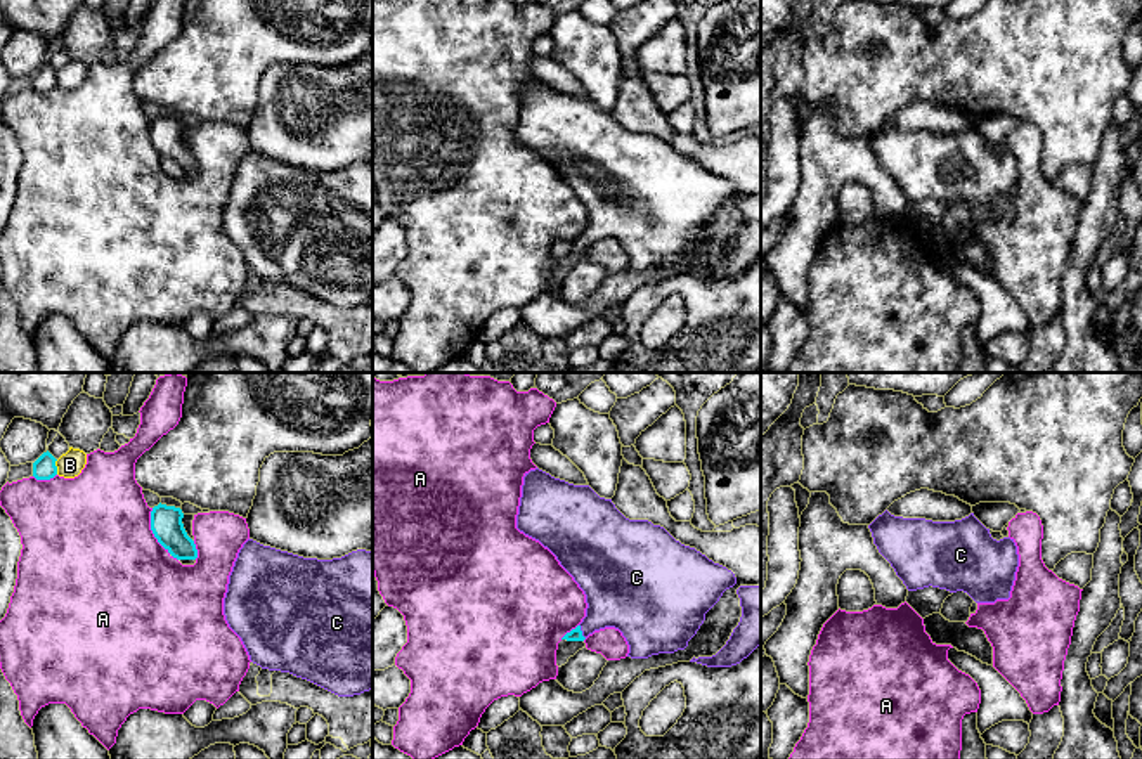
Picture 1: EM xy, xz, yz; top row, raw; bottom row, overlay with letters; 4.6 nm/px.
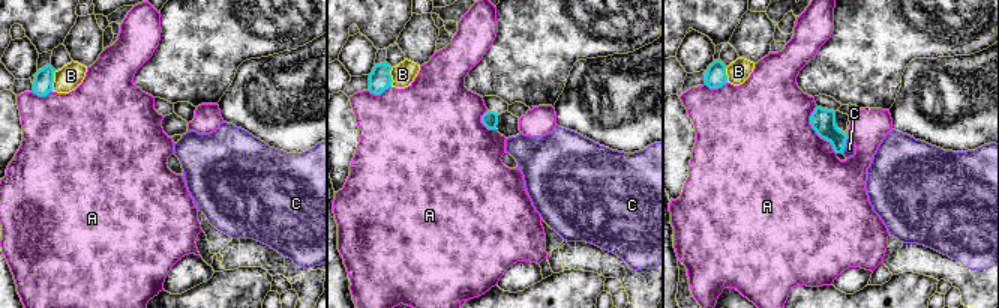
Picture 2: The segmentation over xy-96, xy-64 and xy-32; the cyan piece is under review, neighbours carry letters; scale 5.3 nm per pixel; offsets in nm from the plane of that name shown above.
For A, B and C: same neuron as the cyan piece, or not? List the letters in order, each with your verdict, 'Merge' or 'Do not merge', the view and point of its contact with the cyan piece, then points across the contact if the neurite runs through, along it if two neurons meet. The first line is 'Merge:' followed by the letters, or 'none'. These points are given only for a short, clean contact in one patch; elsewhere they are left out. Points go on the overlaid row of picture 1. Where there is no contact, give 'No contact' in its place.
Merge: C
A: Do not merge. Touches cyan at xy (153, 532)
B: Do not merge. Touches cyan at xy (56, 467). Boundary: xy (58, 460), (56, 473)
C: Merge. Touches cyan at xz (581, 631). Path across: xz (576, 635), (581, 631), (619, 593)

